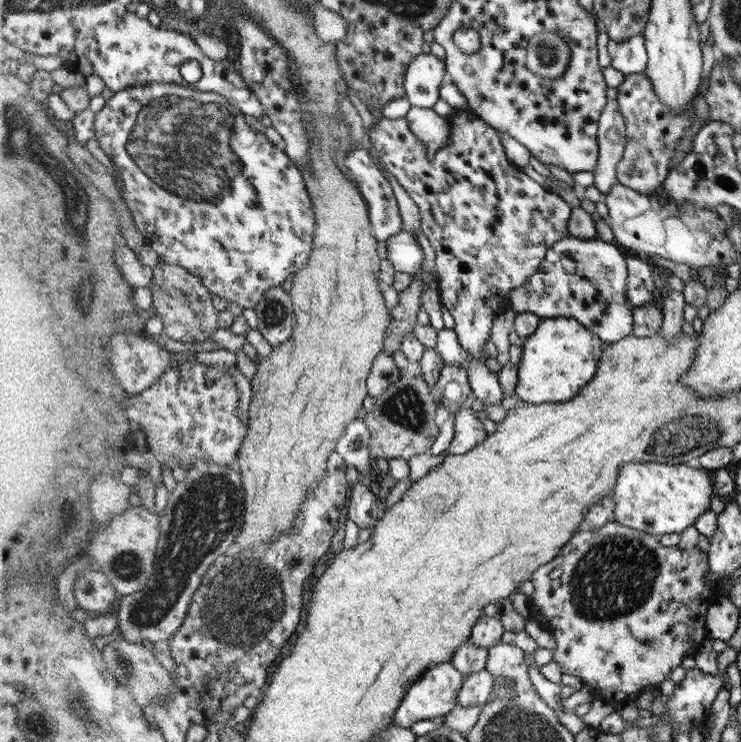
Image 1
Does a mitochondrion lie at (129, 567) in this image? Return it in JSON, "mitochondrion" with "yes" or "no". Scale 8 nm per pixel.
{"mitochondrion":"yes"}

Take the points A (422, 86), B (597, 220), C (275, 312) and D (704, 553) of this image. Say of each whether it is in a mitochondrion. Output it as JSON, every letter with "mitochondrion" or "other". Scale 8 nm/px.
{"A":"mitochondrion","B":"other","C":"mitochondrion","D":"other"}

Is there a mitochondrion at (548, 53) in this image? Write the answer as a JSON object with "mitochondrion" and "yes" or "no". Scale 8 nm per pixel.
{"mitochondrion":"yes"}

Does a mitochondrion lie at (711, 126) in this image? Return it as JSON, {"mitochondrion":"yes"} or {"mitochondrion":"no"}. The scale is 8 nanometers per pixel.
{"mitochondrion":"no"}

